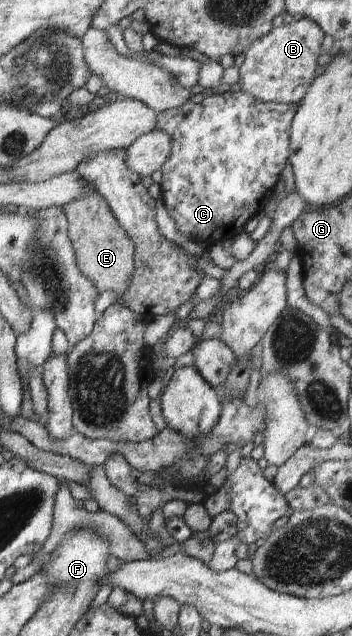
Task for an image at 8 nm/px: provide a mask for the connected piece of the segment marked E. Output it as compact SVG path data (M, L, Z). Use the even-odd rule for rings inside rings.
M89 184L86 193L80 199L66 203L62 209L68 221L68 237L74 247L78 269L98 287L98 293L114 291L122 298L134 272L134 247L114 218L108 203Z

